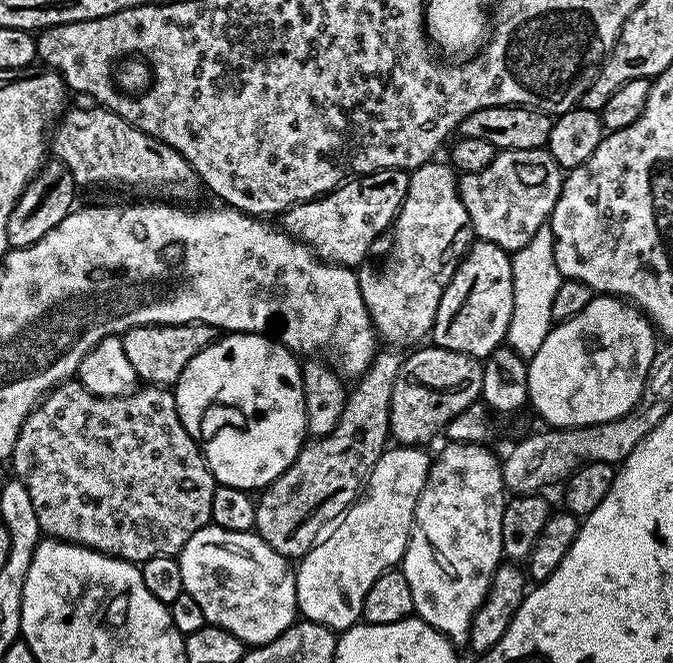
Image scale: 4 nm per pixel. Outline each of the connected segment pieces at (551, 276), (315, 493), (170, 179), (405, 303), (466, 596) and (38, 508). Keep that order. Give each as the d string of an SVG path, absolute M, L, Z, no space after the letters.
M536 247L520 248L517 252L511 253L514 310L510 318L506 344L525 358L538 354L538 346L546 342L546 334L552 329L554 323L552 319L554 294L558 294L558 286L562 279L558 266L554 262L552 247Z
M377 351L370 367L355 383L356 389L347 393L342 418L338 418L338 426L334 426L330 434L309 439L289 468L259 493L256 500L255 531L278 554L289 558L299 558L307 554L321 539L325 529L333 522L339 521L348 511L348 507L361 495L362 485L367 481L369 472L390 444L390 394L394 394L394 382L398 378L398 370L402 363L401 353L396 352L399 351Z
M69 107L50 136L51 155L63 165L72 183L81 189L91 184L117 184L120 188L173 188L180 196L195 194L198 177L178 149L138 130L106 108L91 107Z
M429 162L421 168L411 169L408 193L394 221L396 241L392 244L392 264L386 265L384 272L375 272L374 269L365 267L365 272L359 273L362 298L372 319L372 327L375 328L377 337L383 343L385 340L388 343L385 345L388 346L416 346L423 341L420 340L423 336L425 339L431 333L444 286L450 282L450 278L456 273L457 264L474 243L470 214L466 214L466 206L462 206L457 173L447 163L436 163Z
M445 443L445 448L437 456L434 456L432 465L426 478L426 486L422 486L422 494L418 498L418 506L412 515L412 533L408 539L408 545L404 551L402 571L406 582L410 582L410 594L414 594L413 613L419 619L425 620L434 630L438 630L443 636L448 637L453 644L464 646L468 643L468 631L472 625L474 614L482 606L486 594L490 590L490 582L494 578L494 570L502 563L504 551L502 550L502 514L506 507L506 489L504 486L504 470L501 457L495 456L484 444L453 444Z
M80 382L56 385L26 418L18 434L18 442L14 442L11 464L16 471L13 472L15 479L20 480L22 486L26 486L26 490L30 490L30 502L34 502L34 514L38 514L38 526L45 537L65 540L67 544L80 544L84 548L93 548L95 552L107 556L131 560L137 566L143 564L145 560L159 556L179 557L192 535L208 527L212 518L210 502L214 498L214 490L218 487L216 481L212 479L212 471L204 461L204 455L200 452L200 445L188 433L186 426L182 426L176 409L175 395L164 386L140 386L126 396L95 396Z

